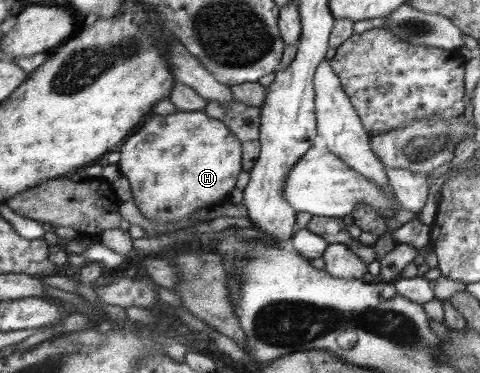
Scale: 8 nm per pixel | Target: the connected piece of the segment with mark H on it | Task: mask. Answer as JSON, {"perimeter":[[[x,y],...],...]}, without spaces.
{"perimeter":[[[176,111],[168,116],[154,115],[142,128],[138,128],[138,132],[134,132],[121,144],[118,152],[120,159],[116,167],[129,182],[132,202],[142,216],[155,223],[190,218],[201,208],[210,209],[226,202],[226,194],[234,188],[236,176],[241,171],[241,142],[222,121],[203,111]]]}

